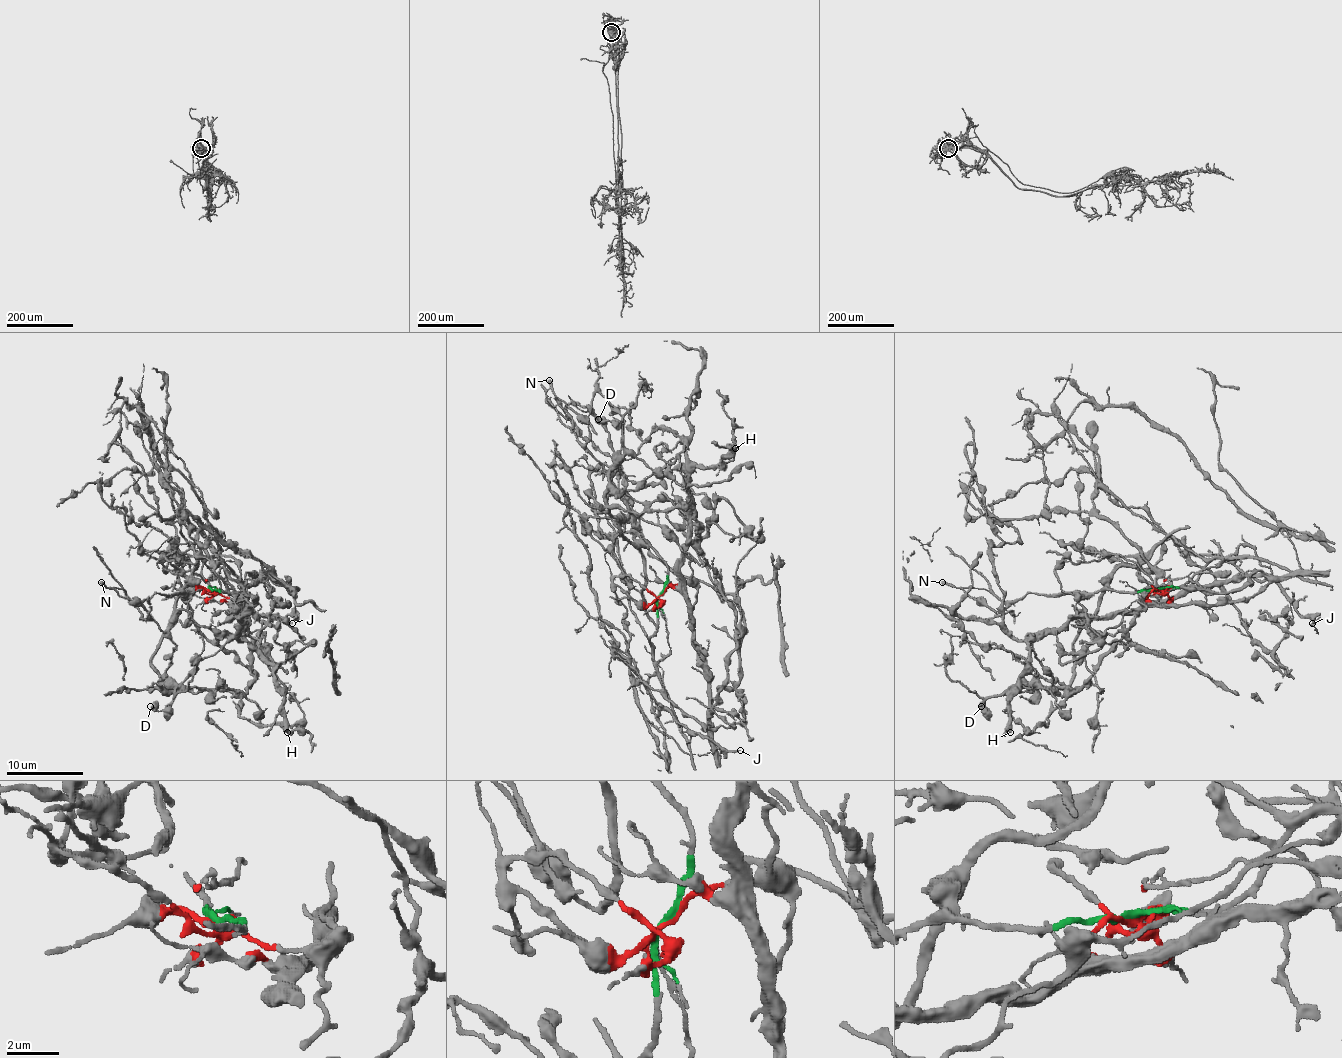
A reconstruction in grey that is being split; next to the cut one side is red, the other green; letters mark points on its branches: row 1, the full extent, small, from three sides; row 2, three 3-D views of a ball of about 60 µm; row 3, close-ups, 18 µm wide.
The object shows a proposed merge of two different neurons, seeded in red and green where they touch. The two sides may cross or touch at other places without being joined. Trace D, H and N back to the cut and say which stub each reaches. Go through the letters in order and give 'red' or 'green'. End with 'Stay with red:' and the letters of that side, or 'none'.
D: red
H: red
N: green
Stay with red: D, H

